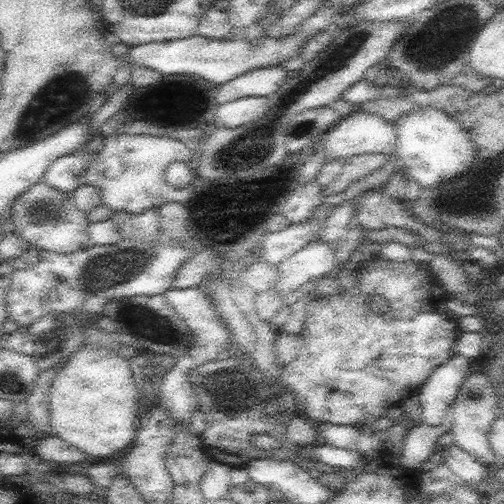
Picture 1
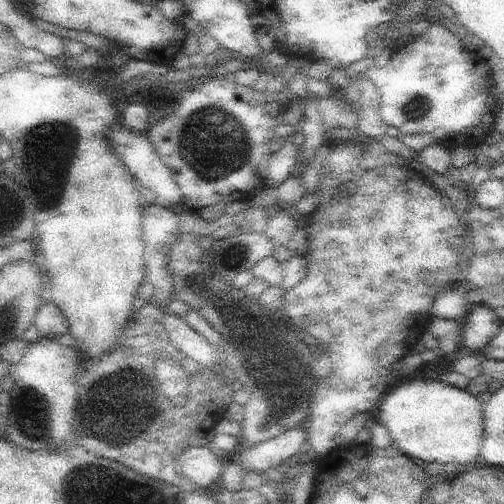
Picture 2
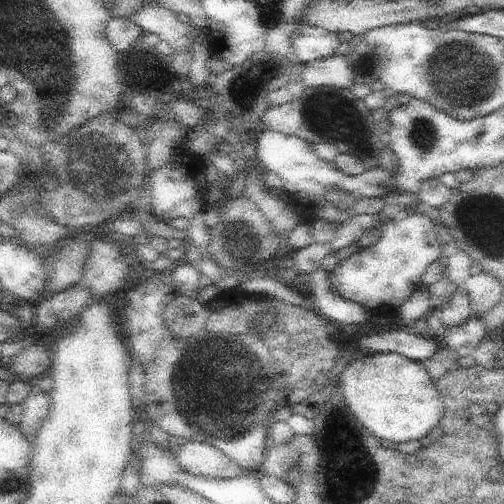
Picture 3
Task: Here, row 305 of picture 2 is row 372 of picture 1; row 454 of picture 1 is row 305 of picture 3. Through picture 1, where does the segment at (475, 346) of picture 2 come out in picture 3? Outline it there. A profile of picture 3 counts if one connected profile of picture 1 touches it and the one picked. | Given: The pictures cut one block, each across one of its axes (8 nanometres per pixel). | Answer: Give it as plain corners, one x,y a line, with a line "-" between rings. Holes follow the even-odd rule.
477,274
469,276
469,280
463,284
467,288
473,316
485,316
497,302
501,302
503,296
503,284
493,274

